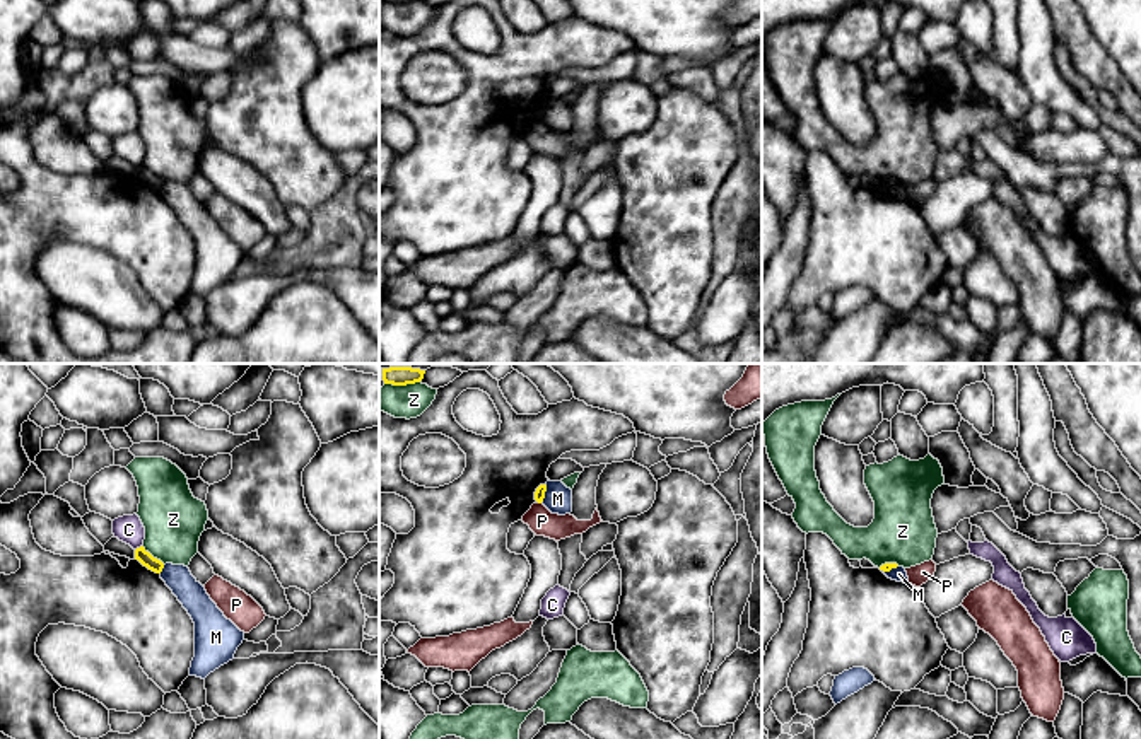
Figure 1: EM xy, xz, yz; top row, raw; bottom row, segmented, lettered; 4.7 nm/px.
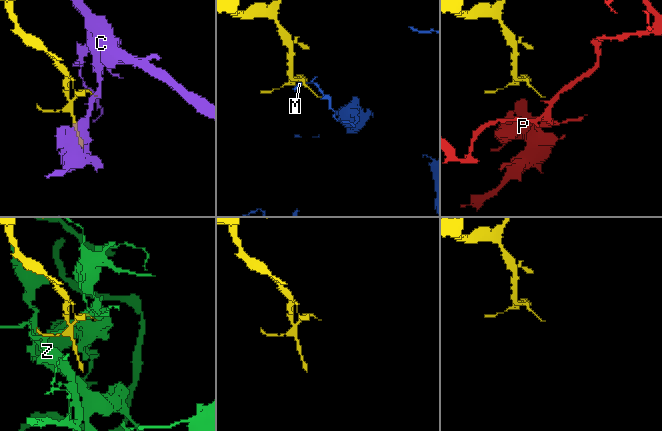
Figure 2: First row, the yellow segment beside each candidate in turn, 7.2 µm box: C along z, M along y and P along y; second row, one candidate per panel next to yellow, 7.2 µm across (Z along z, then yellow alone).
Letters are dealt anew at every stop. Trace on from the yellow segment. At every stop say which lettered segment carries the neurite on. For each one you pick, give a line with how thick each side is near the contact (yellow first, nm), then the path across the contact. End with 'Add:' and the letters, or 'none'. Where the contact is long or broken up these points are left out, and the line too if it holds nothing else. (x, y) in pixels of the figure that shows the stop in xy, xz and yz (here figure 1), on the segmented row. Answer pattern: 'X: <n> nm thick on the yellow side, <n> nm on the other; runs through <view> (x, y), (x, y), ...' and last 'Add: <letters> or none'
Add: none

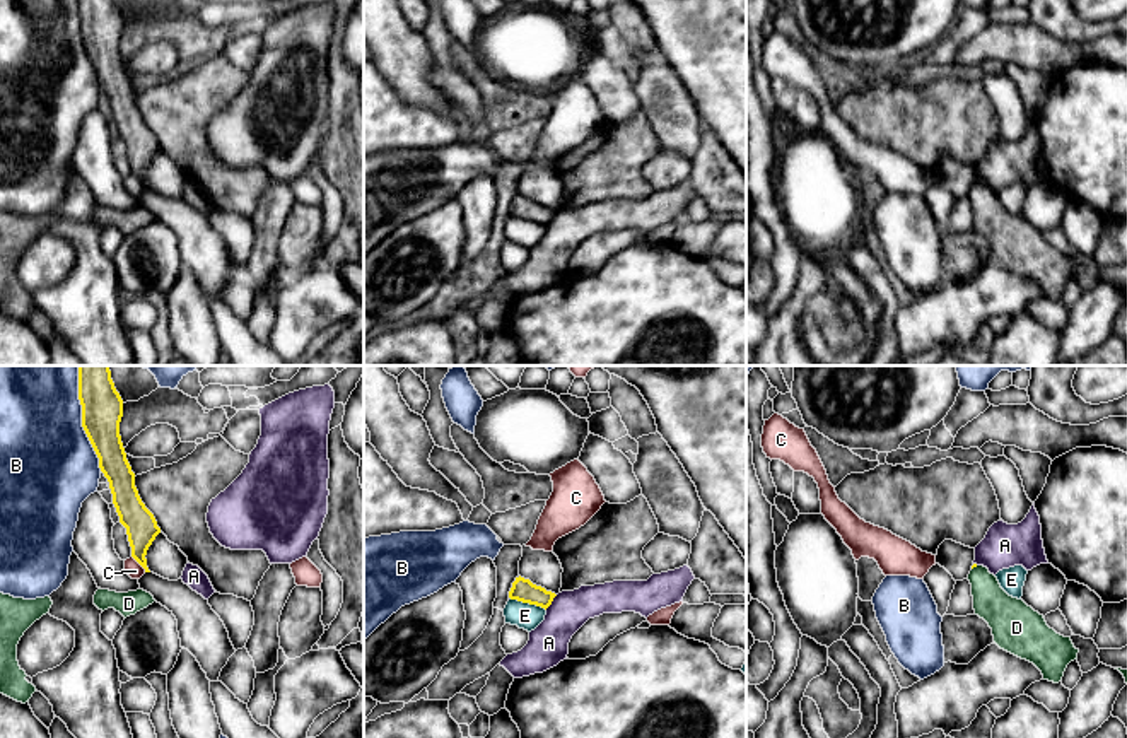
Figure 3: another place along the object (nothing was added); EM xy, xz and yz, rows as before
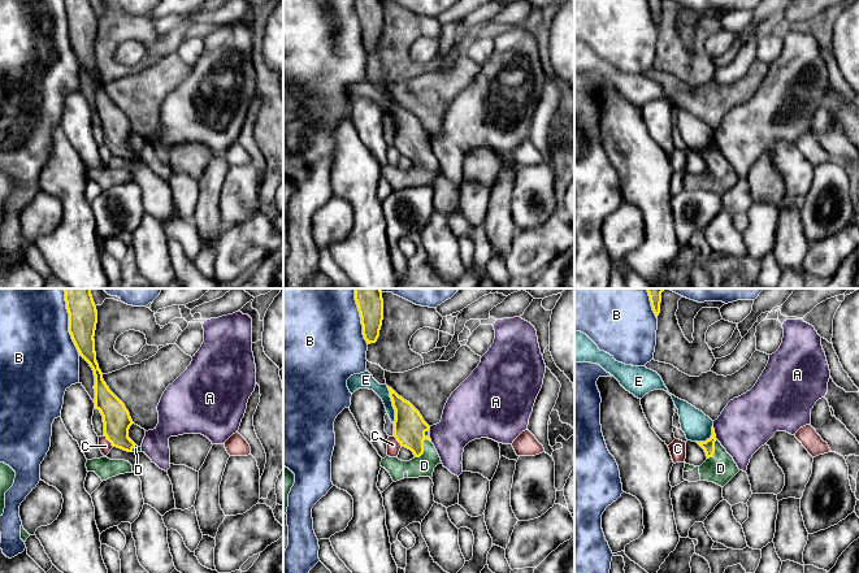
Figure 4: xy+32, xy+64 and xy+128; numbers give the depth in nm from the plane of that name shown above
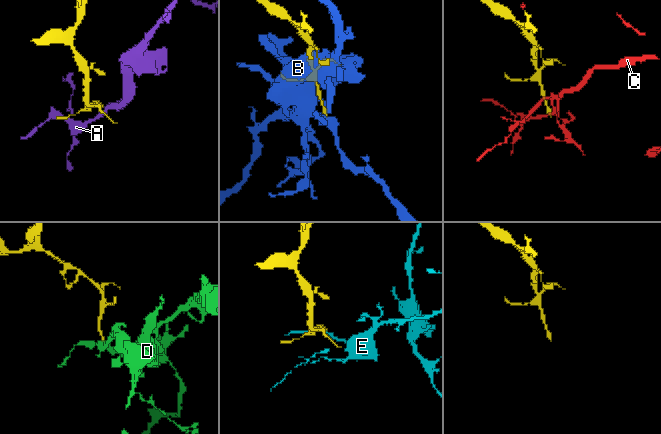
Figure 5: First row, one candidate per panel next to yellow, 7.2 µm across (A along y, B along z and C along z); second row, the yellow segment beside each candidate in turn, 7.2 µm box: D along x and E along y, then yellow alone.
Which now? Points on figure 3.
D: 20 nm thick on the yellow side, 170 nm on the other; runs through yz (974, 564), (974, 566), (991, 602)
Add: D

